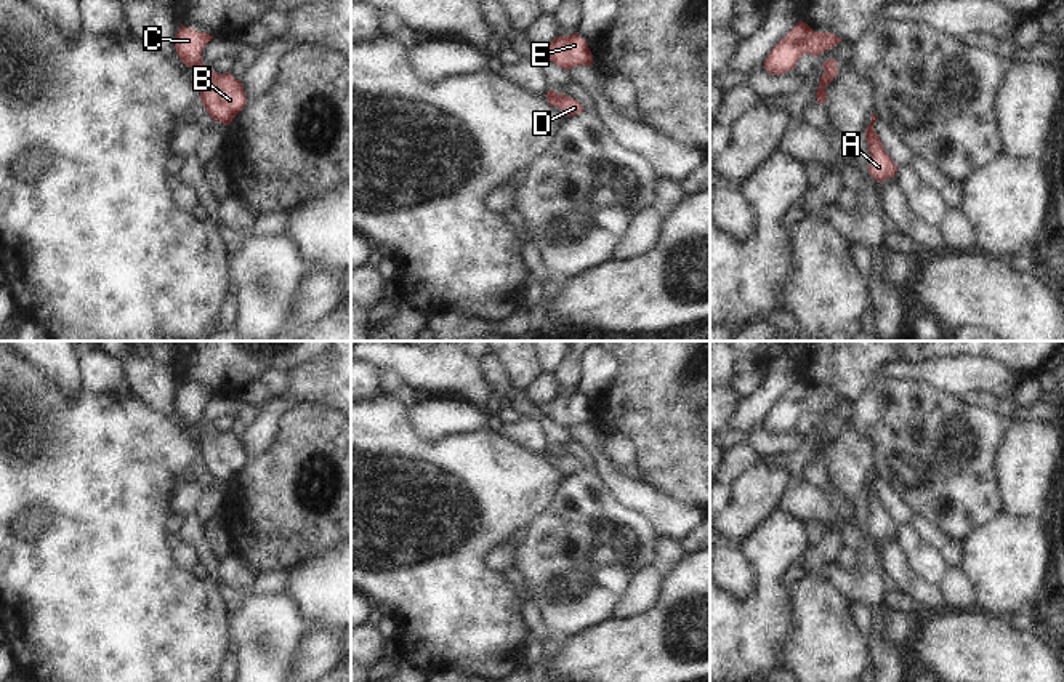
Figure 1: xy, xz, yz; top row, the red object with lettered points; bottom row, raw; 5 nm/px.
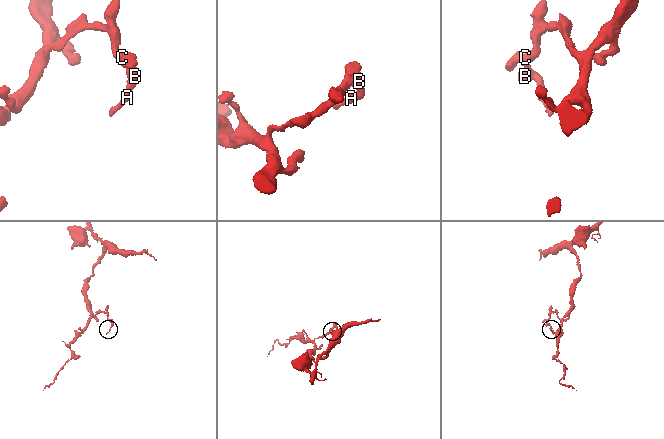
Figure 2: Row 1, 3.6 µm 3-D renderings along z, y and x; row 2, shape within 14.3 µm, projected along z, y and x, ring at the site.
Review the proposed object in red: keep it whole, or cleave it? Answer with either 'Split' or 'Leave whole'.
Leave whole

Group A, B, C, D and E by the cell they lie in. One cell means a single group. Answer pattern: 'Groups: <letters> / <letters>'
Groups: A B C D E

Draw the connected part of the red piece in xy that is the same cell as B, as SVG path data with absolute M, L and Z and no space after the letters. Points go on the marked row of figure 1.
M181 24L173 43L183 64L202 69L199 77L200 99L210 117L215 122L229 125L245 107L247 94L240 80L236 80L229 72L216 74L210 66L202 62L202 51L212 38L213 35L207 32L197 32Z

